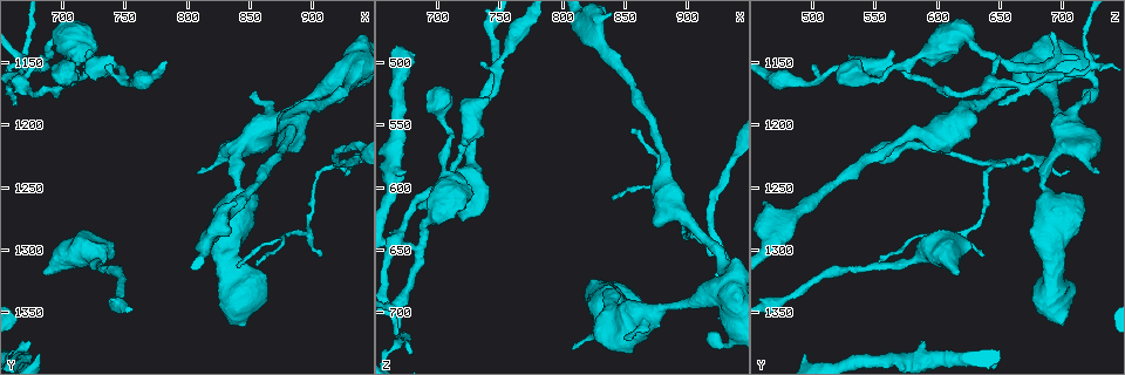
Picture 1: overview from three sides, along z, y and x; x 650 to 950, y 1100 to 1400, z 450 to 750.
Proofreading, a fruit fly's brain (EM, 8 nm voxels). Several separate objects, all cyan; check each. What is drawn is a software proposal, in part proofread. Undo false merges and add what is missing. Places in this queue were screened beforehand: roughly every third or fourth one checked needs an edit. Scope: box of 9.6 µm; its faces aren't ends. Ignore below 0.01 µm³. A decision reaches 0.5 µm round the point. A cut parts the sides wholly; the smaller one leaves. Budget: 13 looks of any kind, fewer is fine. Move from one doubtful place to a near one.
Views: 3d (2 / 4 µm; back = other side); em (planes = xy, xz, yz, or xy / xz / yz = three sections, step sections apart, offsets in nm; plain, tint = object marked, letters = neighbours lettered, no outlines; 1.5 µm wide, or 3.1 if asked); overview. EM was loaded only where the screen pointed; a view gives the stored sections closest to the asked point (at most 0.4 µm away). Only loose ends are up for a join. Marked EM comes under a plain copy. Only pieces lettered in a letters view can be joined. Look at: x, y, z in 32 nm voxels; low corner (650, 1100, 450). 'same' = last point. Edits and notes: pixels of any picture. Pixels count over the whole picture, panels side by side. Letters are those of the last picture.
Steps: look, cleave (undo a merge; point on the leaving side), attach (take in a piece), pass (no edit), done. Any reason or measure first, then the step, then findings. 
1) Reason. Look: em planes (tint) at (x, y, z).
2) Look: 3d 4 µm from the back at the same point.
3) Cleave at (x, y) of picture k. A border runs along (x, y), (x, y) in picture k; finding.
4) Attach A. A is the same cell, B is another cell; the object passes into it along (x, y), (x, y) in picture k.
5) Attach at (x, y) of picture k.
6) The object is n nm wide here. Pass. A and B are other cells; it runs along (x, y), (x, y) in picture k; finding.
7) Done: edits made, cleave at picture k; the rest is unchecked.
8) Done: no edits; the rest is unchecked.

Thin end. Look: 3d 4 µm at (920, 1236, 668).

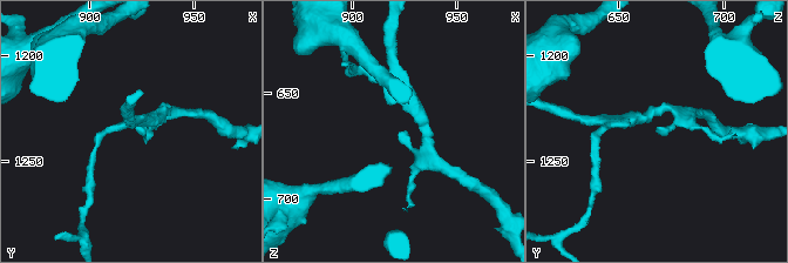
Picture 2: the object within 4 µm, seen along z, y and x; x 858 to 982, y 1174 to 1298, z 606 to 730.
Look: em planes (letters) at (923, 1235, 669).

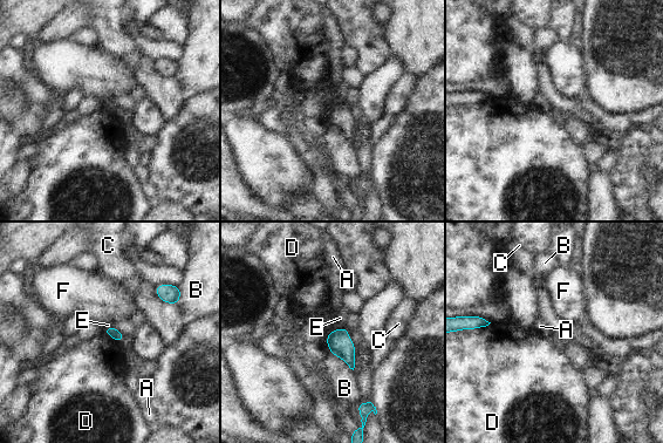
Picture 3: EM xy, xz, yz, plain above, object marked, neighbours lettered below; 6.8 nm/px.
Pass. A, B, C, D, E and F are other cells; a border runs along (335, 329), (327, 335), (329, 351) in picture 3; no lettered piece goes on from it.

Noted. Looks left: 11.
Thick turns thin. Look: 3d 2 µm at (928, 1172, 726).

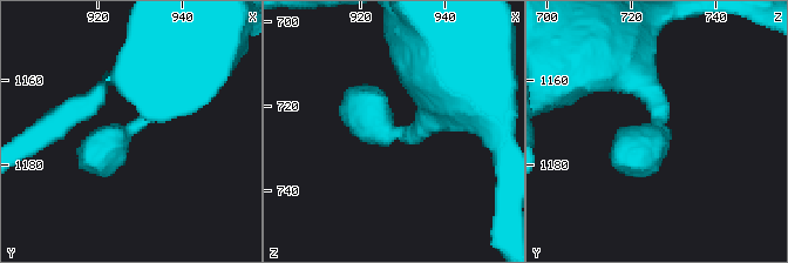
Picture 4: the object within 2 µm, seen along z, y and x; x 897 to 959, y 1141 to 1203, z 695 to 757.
Shape alone is not enough. Look: em yz step 8 (tint) at (928, 1172, 726).

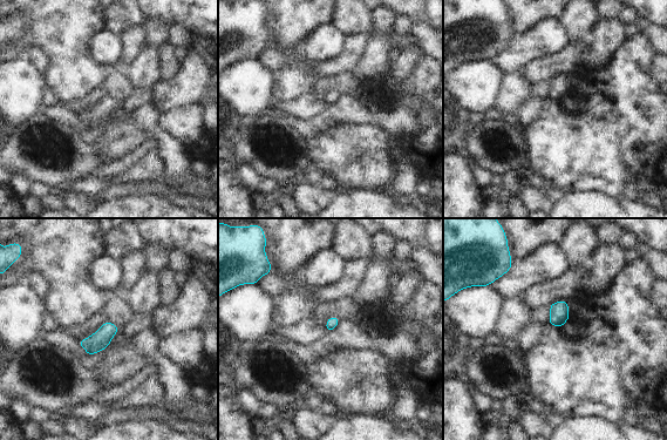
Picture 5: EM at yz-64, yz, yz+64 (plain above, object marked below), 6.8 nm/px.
Look: em planes (letters) at the same point.

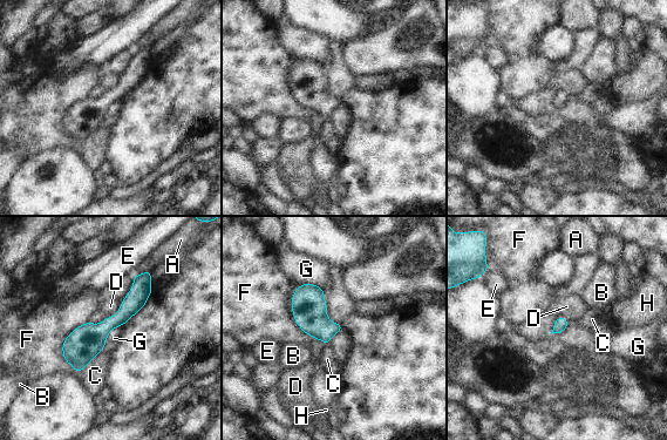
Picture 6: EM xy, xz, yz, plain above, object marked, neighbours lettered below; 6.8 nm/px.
The object is 90 nm wide here. Pass. A, B, C, D, E, F, G and H are other cells; a border runs along (301, 283), (313, 283), (324, 290) in picture 6; continuous, no second cell.

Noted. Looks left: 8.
Free end. Look: 3d 2 µm at (854, 1176, 722).

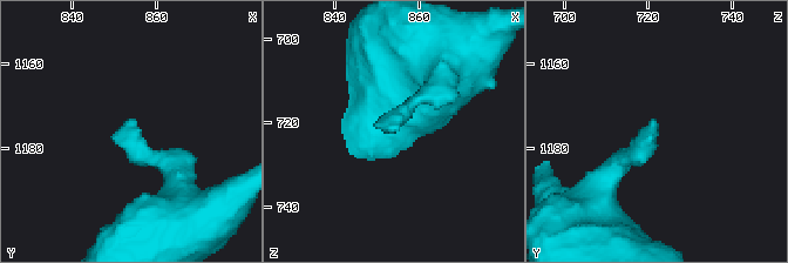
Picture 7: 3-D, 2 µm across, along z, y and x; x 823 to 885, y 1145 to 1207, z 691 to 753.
Now the EM. Look: em planes (letters) at (855, 1174, 722).

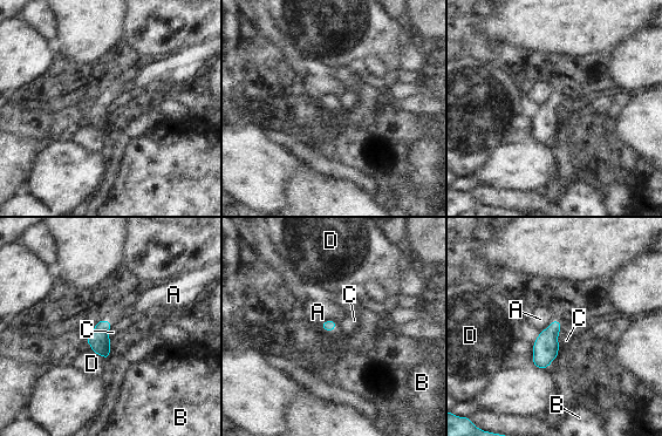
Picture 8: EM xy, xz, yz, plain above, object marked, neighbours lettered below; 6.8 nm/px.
Pass. A, B, C and D are other cells; a border runs along (111, 324), (108, 331), (110, 340) in picture 8; no lettered piece goes on from it.

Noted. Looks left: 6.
A narrow waist. Look: em xy step 4 (letters) at (840, 1248, 686).

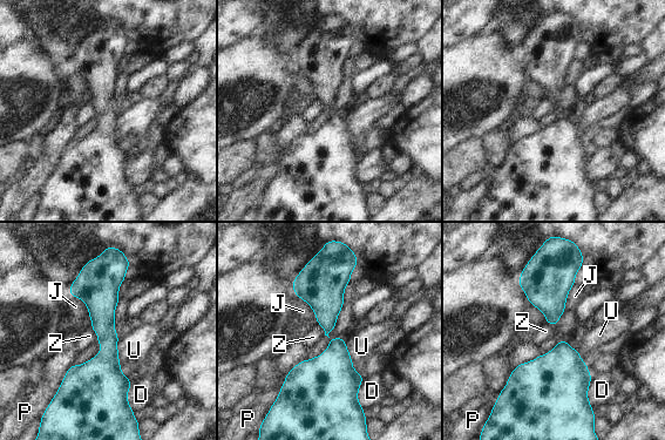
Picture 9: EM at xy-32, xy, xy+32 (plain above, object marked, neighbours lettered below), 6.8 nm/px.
Pass. D, J, P, U and Z are other cells; a border runs along (89, 327), (96, 333), (97, 339) in picture 9; all the same cell.

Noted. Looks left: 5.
Thick end. Look: em yz step 4 (letters) at (676, 1374, 588).

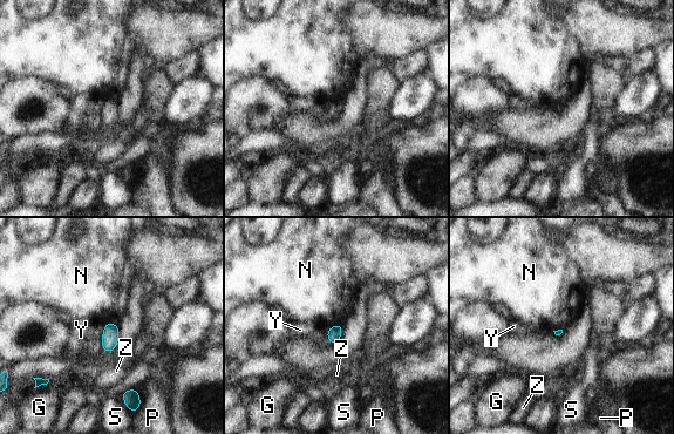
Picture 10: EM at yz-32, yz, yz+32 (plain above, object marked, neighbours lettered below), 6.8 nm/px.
Look: em xy step 8 (letters) at the same point.

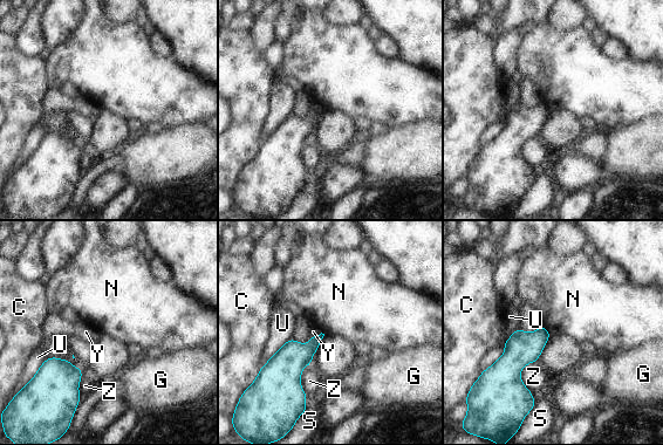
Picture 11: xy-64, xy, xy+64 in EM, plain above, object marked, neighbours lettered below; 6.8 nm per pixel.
Pass. C, G, N, S, U, Y and Z are other cells; no lettered piece goes on from it.

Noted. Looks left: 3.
Done: no edits; the rest is unchecked.

